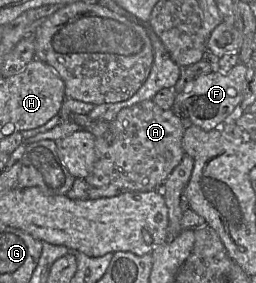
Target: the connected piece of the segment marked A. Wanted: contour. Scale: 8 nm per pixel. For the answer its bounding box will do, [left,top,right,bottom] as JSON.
[84,100,190,192]

